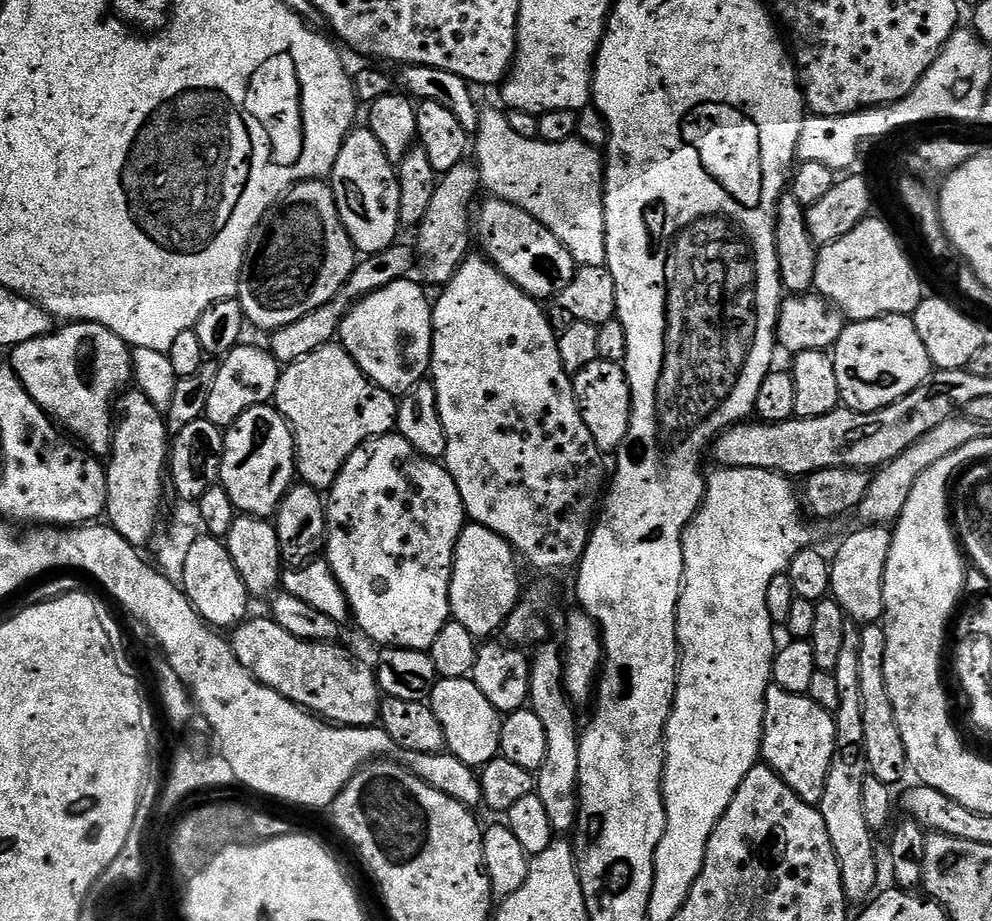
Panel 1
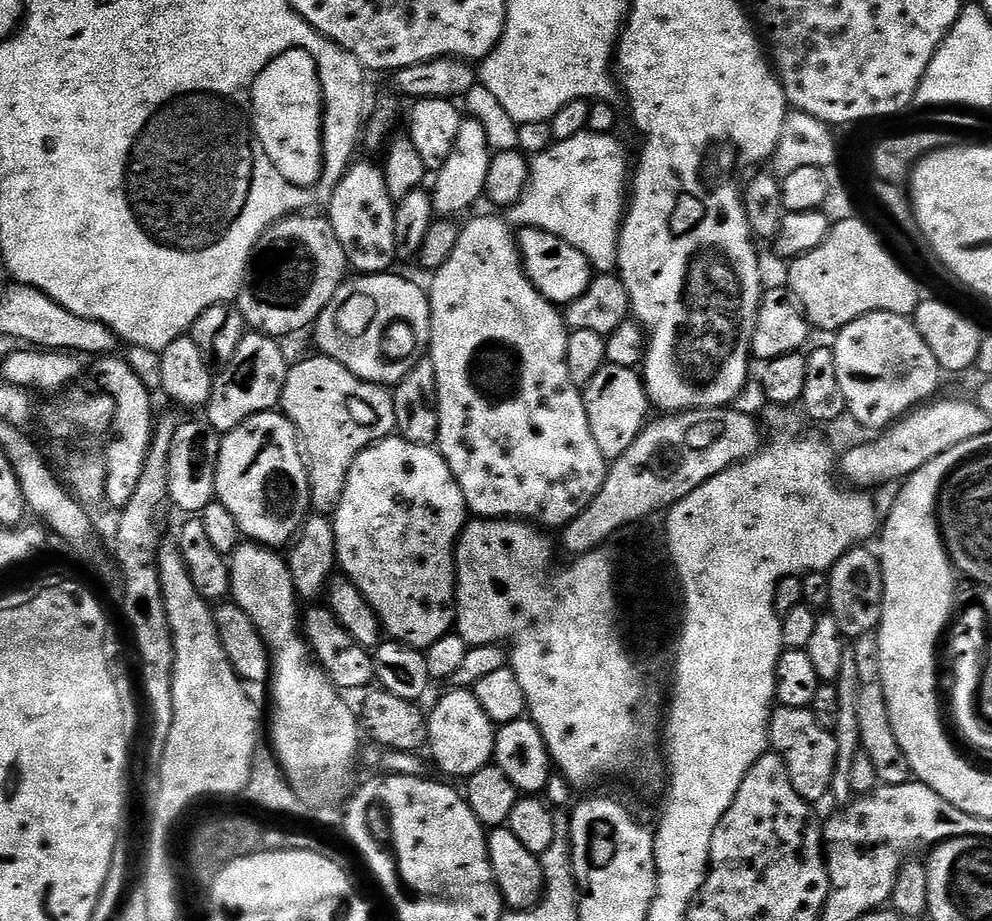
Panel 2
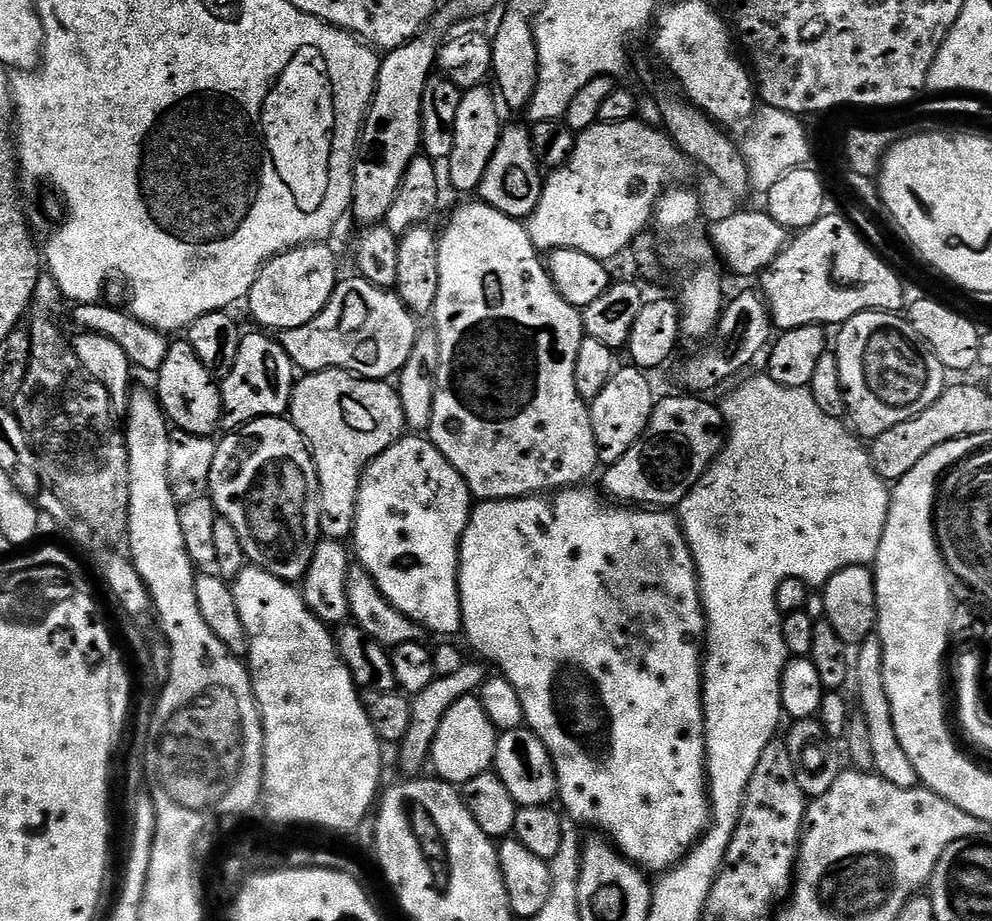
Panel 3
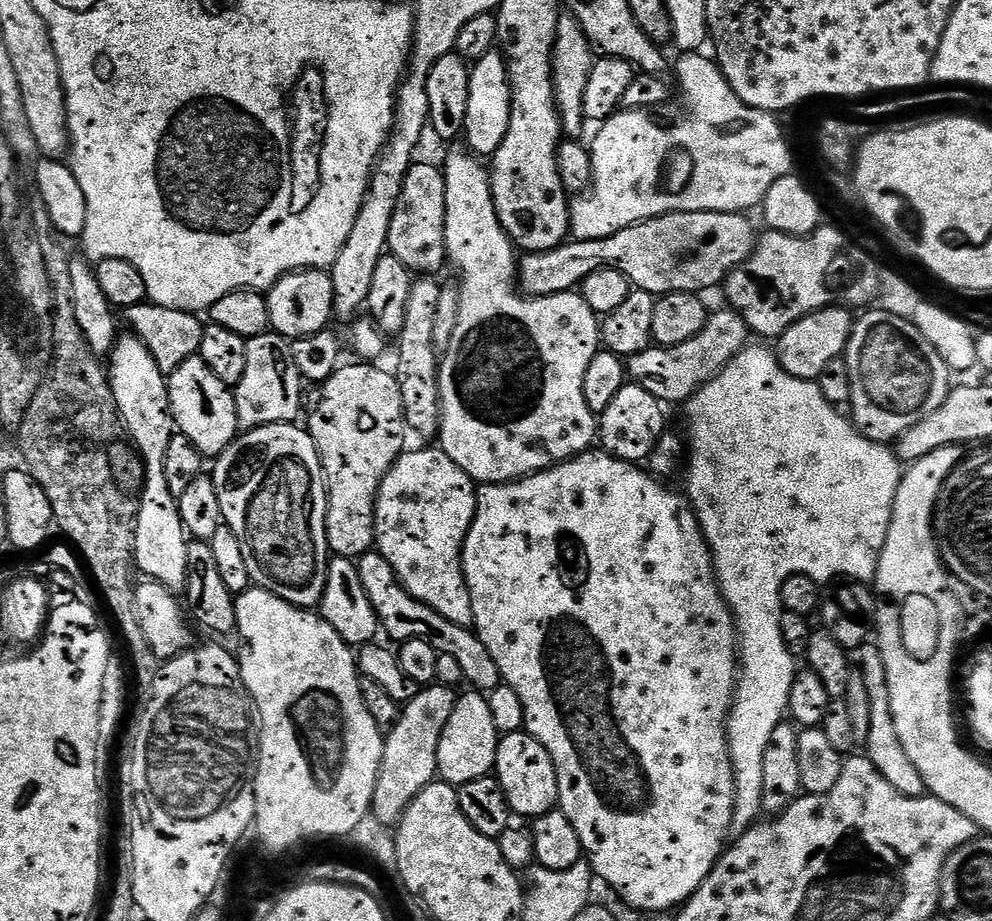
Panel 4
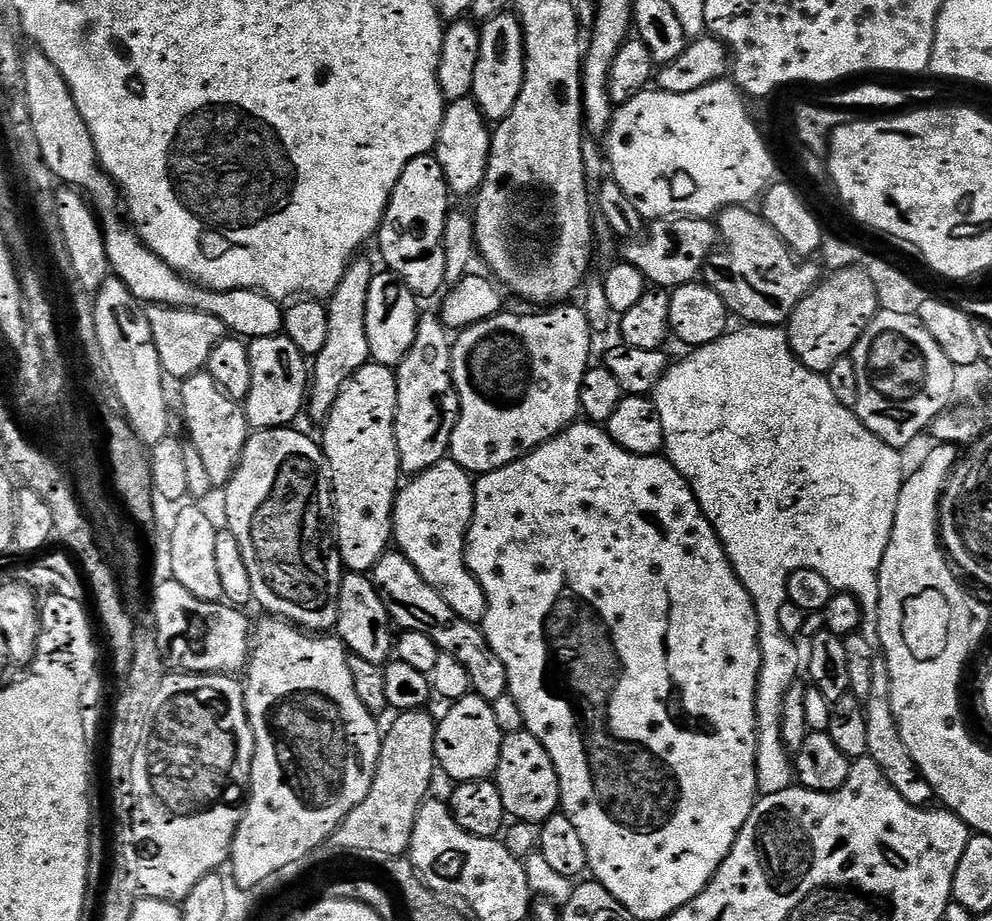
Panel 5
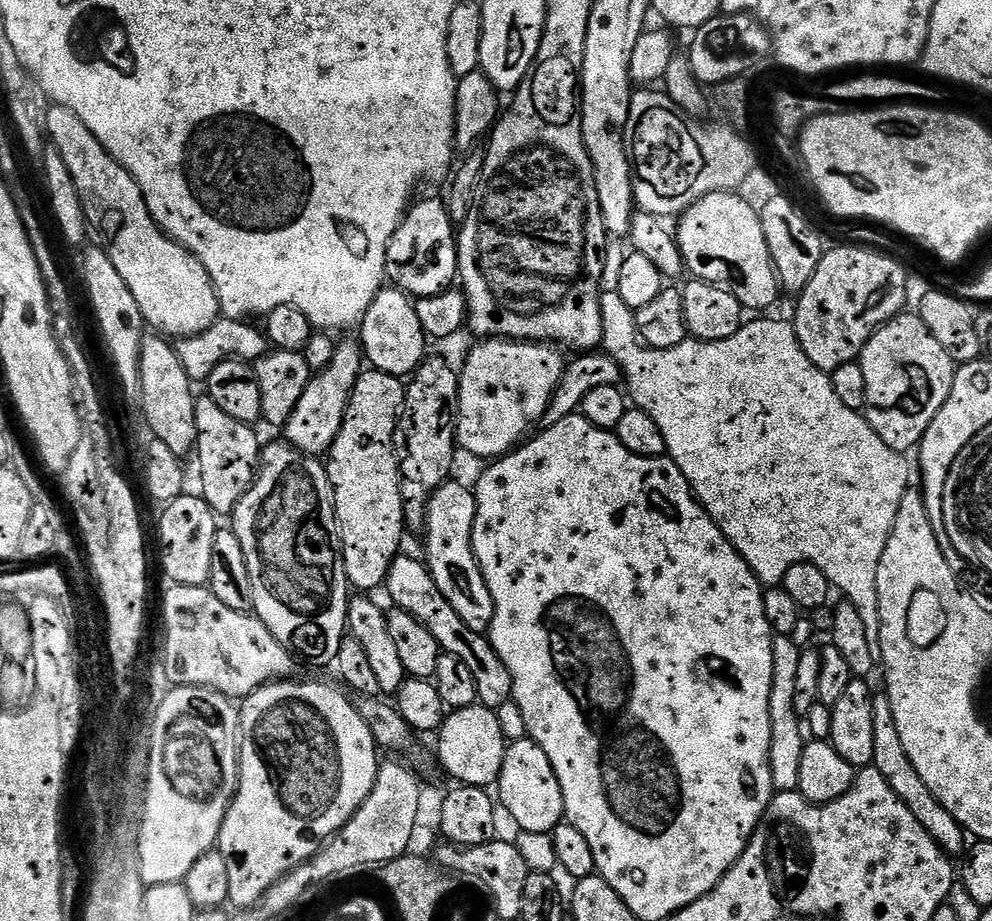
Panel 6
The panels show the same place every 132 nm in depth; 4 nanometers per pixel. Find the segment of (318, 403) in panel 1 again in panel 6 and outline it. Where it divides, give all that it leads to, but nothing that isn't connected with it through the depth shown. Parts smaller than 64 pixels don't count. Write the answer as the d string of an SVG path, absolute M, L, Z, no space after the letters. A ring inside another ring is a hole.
M375 370L361 372L344 415L342 430L332 443L331 452L326 456L328 481L332 487L332 505L336 507L336 526L344 553L344 573L349 585L360 594L371 593L371 588L376 588L379 584L381 587L387 581L388 571L401 551L400 543L404 540L404 532L406 533L400 489L400 468L396 464L394 447L396 421L400 409L404 406L405 387L405 381L399 376L391 376Z

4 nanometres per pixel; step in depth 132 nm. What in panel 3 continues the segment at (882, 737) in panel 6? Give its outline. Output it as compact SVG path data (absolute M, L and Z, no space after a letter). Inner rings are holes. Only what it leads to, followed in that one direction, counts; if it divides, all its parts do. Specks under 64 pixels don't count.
M873 634L861 642L854 652L854 684L860 691L859 715L864 717L867 729L870 730L870 747L874 754L875 775L899 788L915 788L920 784L918 770L914 770L914 762L902 750L902 742L898 742L898 734L894 734L894 718L890 714L890 700L886 694L884 681L884 655L879 635Z

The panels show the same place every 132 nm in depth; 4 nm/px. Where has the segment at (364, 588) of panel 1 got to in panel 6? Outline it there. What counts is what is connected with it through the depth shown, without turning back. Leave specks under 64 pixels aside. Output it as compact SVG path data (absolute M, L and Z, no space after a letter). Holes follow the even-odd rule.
M449 482L444 484L433 494L428 503L428 517L422 529L424 535L423 559L426 561L434 582L438 582L438 590L446 597L446 602L454 606L458 618L470 626L470 630L487 633L492 626L494 618L494 598L484 581L484 575L480 569L480 563L476 561L476 555L472 549L472 531L474 530L474 518L476 517L476 494L471 487L464 484Z

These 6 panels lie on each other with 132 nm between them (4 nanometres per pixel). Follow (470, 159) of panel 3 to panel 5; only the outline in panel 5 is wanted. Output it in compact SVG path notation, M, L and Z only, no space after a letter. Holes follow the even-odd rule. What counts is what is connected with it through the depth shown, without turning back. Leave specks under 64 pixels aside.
M511 11L498 14L483 21L480 28L482 50L478 58L478 67L474 69L474 86L471 97L482 110L484 119L489 122L505 120L522 94L524 81L524 31L519 16Z

